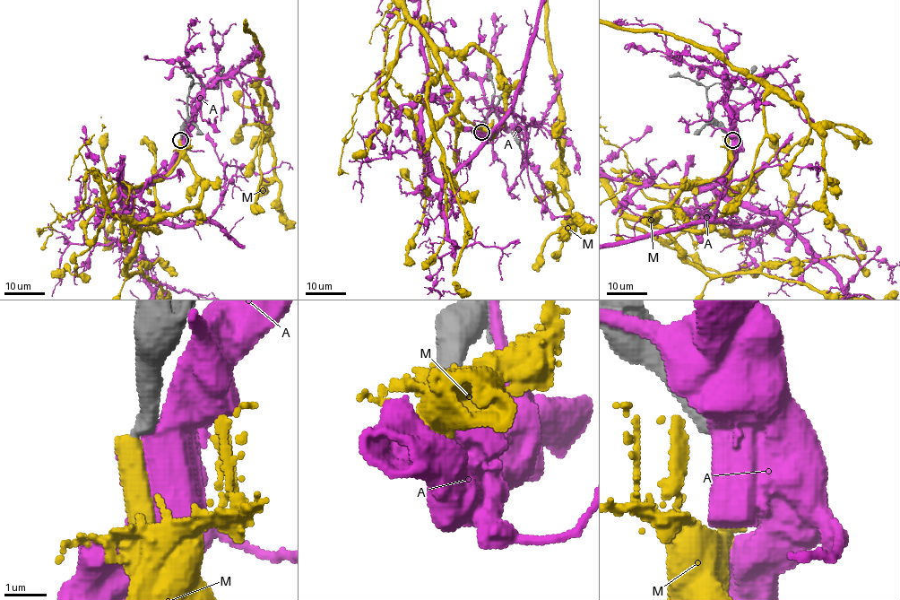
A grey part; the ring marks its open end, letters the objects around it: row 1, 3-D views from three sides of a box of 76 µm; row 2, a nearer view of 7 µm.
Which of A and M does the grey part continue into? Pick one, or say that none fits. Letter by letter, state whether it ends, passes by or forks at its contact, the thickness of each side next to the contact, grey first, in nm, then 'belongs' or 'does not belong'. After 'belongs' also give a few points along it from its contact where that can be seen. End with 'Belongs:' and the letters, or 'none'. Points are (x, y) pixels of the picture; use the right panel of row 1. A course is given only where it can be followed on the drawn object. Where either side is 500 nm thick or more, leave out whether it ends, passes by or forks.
A: 480/750 nm | does not belong
M: 440/600 nm | belongs
Belongs: M

